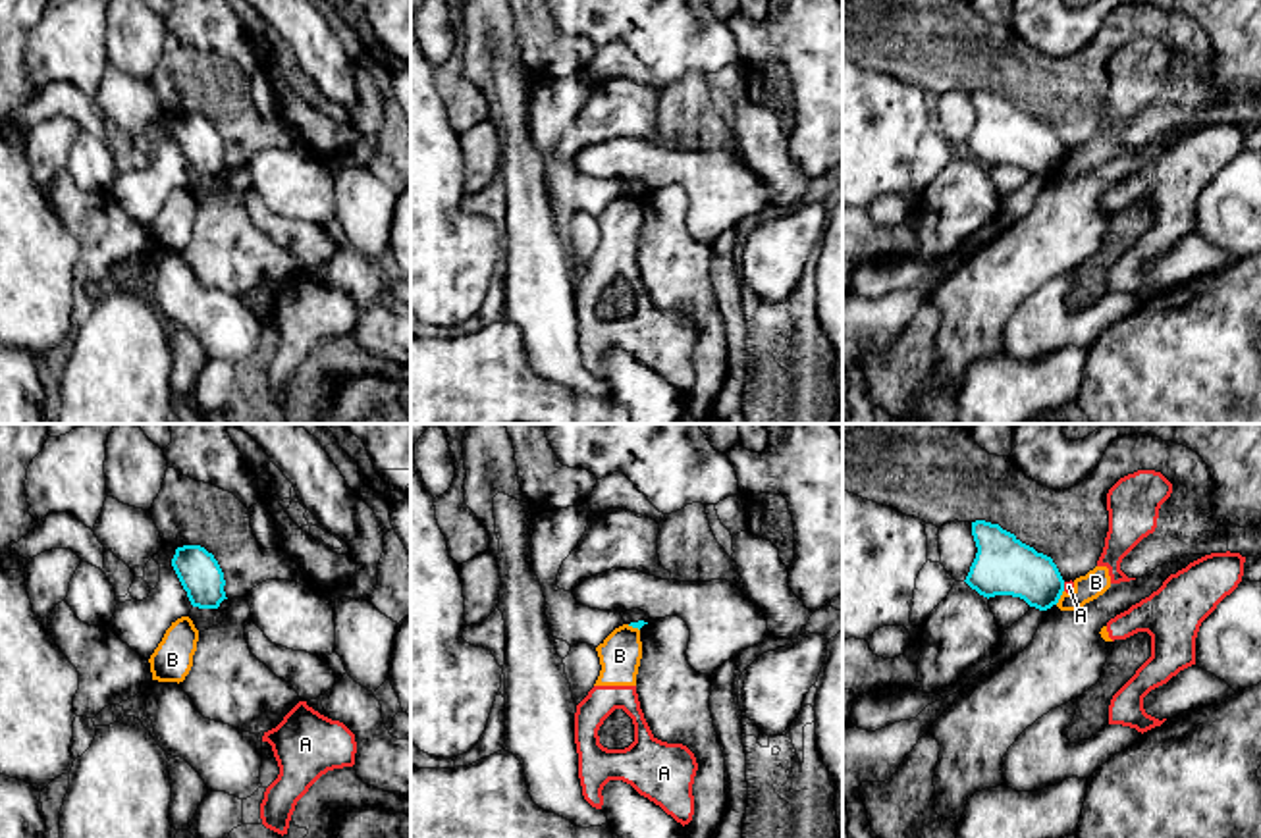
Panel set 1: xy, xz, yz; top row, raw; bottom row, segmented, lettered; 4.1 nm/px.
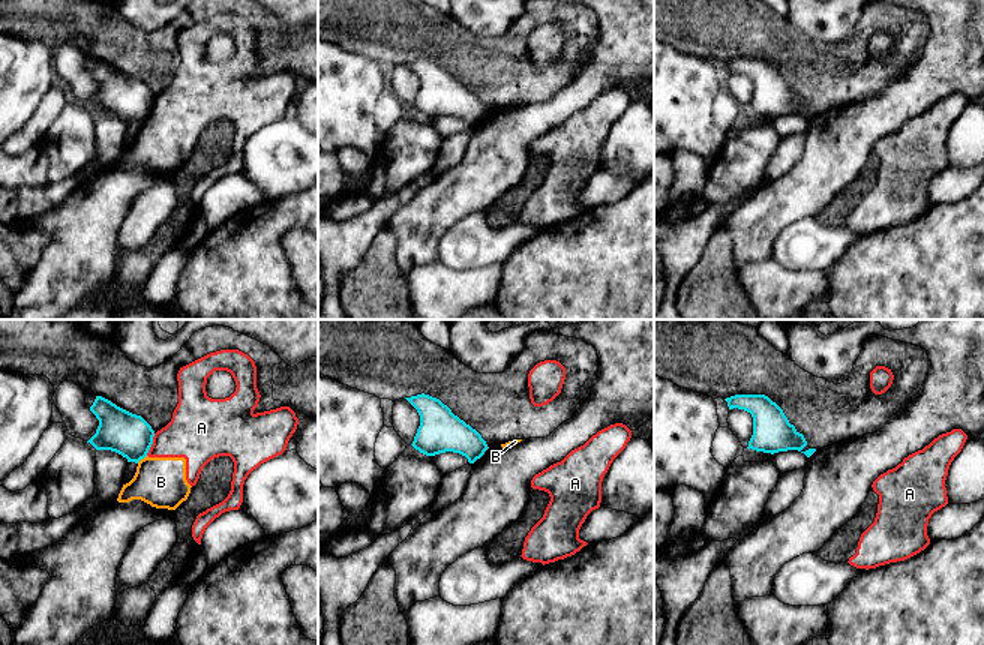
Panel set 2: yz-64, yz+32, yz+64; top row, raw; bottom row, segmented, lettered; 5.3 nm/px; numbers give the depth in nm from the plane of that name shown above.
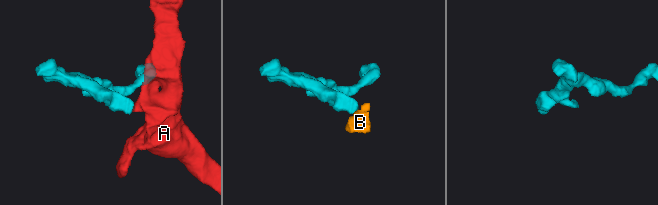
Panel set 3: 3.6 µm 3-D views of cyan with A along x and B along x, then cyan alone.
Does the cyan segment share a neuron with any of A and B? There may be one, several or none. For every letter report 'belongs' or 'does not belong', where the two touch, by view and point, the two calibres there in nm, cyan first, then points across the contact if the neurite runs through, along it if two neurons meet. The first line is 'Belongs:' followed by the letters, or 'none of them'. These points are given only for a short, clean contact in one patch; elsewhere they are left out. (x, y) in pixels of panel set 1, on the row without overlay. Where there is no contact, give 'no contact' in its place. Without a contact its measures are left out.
Belongs: none of them
A: does not belong; contact yz (1063, 155); calibres 240 and 50 nm; border yz (1063, 151), (1065, 158)
B: does not belong; contact yz (1059, 166); calibres 240 and 110 nm; border yz (1063, 158), (1055, 172)

